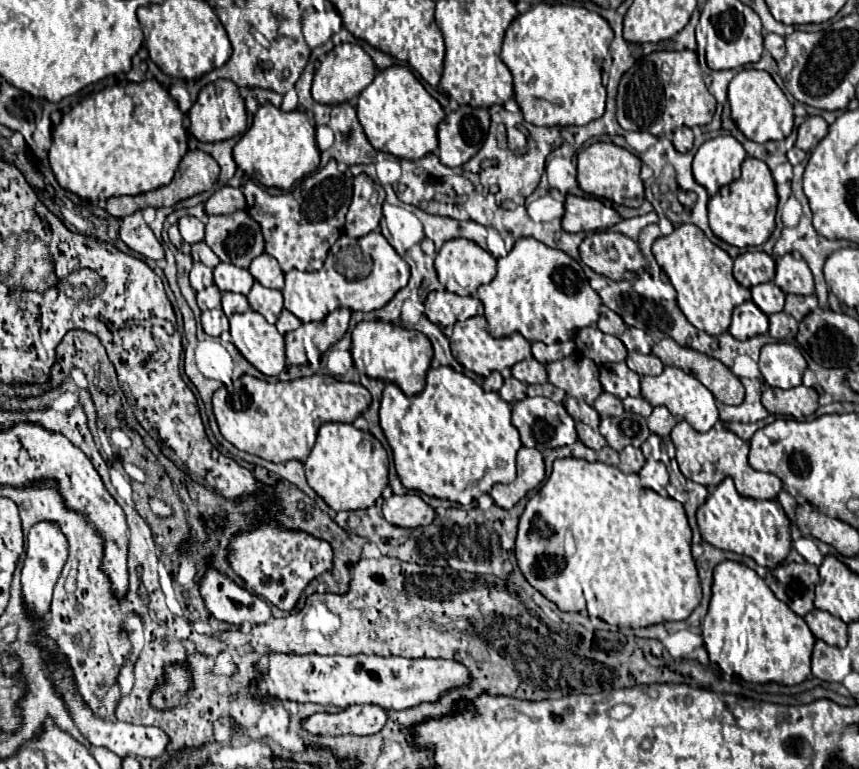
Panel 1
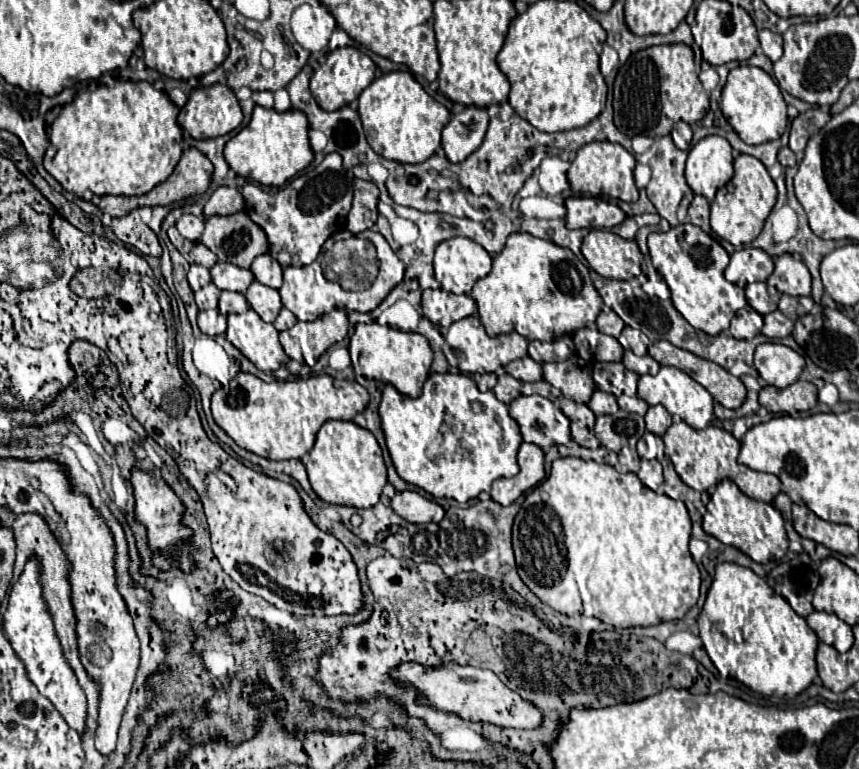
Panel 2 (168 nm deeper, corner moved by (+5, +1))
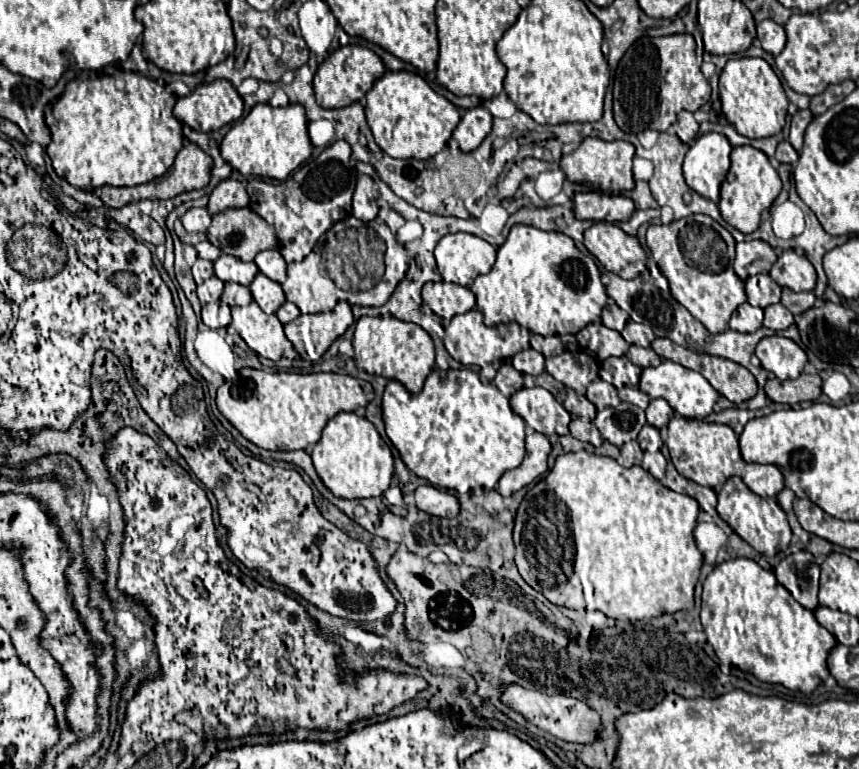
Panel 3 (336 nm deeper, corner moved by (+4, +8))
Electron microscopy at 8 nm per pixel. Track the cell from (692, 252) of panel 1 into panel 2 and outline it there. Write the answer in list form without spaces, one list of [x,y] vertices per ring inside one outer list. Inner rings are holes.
[[[680,224],[668,232],[652,232],[648,236],[648,250],[654,268],[666,280],[674,308],[696,328],[710,336],[726,332],[732,316],[746,306],[744,290],[724,278],[730,262],[728,252],[710,234],[694,224]]]

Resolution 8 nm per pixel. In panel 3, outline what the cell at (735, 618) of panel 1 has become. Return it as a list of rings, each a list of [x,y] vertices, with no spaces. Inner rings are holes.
[[[737,557],[717,565],[703,583],[701,625],[715,655],[725,665],[735,665],[741,671],[755,675],[765,683],[779,683],[787,689],[811,693],[829,675],[827,653],[837,643],[835,637],[817,623],[813,611],[803,609],[791,593],[777,583],[773,571],[759,567],[753,559]]]

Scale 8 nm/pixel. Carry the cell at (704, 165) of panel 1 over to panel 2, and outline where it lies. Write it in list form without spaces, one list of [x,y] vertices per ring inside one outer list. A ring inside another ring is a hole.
[[[706,136],[692,146],[686,160],[686,182],[694,194],[712,202],[732,174],[732,146],[726,138]]]

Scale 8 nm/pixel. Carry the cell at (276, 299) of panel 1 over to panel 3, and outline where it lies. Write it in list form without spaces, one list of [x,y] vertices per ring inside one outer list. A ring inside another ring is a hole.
[[[257,273],[253,283],[249,285],[251,293],[253,293],[253,299],[259,303],[259,307],[265,311],[265,313],[275,313],[283,303],[285,303],[285,293],[281,289],[279,283],[271,281],[269,277],[265,277],[263,273]]]

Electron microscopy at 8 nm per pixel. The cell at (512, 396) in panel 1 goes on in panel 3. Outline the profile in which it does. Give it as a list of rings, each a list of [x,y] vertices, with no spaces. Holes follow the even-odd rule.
[[[503,363],[497,371],[497,377],[493,379],[493,383],[497,385],[497,389],[505,395],[505,397],[511,397],[515,391],[519,391],[523,387],[523,375],[513,369],[513,365],[509,363]]]

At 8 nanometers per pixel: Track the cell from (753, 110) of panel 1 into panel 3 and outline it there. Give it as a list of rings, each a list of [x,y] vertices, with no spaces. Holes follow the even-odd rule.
[[[739,57],[727,61],[719,77],[719,95],[721,95],[723,113],[729,119],[729,123],[735,125],[735,129],[749,139],[771,137],[781,133],[781,129],[785,127],[789,99],[783,91],[779,77],[765,59]]]

